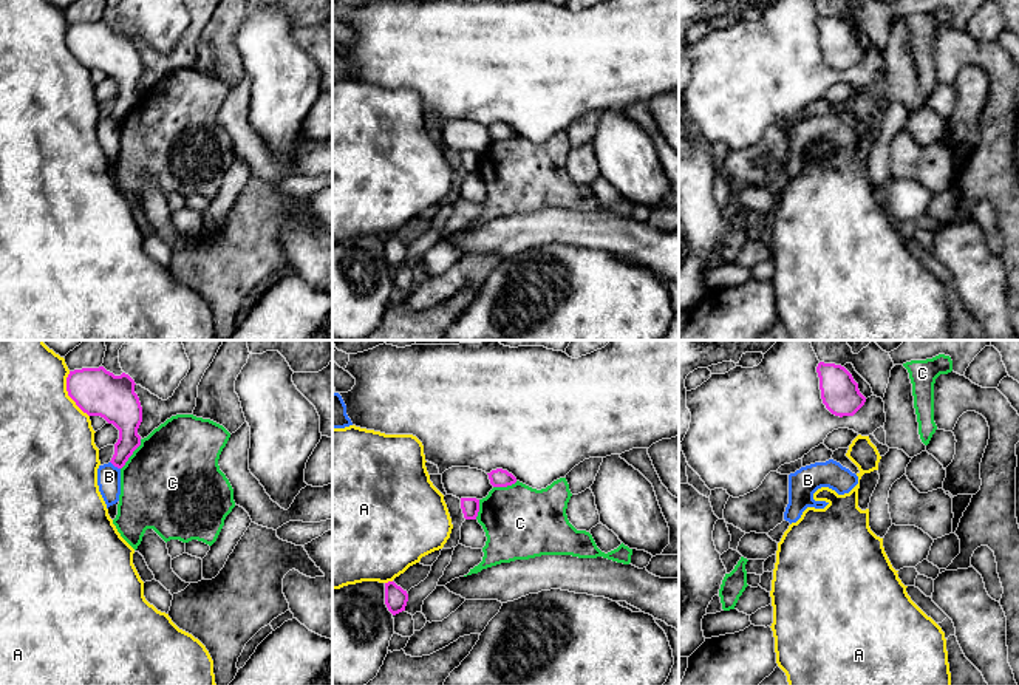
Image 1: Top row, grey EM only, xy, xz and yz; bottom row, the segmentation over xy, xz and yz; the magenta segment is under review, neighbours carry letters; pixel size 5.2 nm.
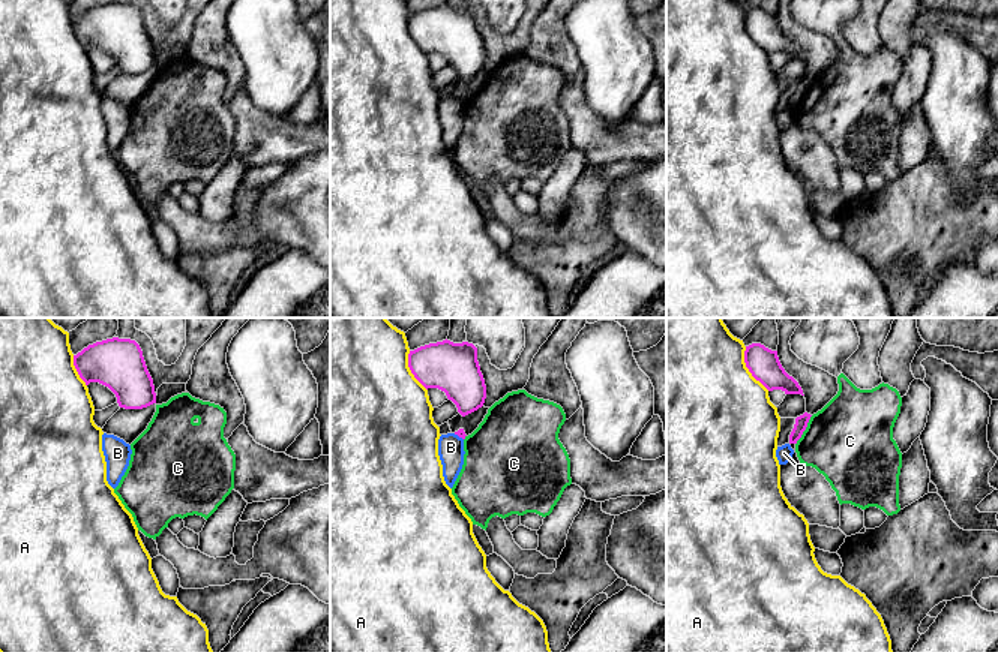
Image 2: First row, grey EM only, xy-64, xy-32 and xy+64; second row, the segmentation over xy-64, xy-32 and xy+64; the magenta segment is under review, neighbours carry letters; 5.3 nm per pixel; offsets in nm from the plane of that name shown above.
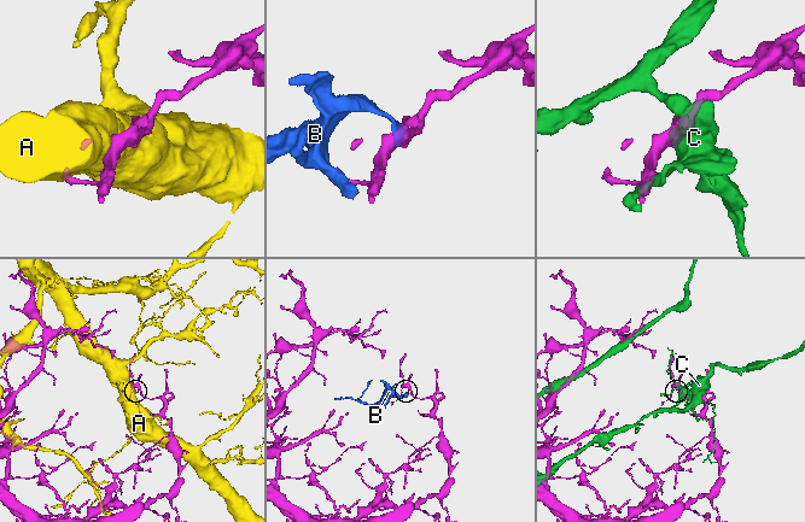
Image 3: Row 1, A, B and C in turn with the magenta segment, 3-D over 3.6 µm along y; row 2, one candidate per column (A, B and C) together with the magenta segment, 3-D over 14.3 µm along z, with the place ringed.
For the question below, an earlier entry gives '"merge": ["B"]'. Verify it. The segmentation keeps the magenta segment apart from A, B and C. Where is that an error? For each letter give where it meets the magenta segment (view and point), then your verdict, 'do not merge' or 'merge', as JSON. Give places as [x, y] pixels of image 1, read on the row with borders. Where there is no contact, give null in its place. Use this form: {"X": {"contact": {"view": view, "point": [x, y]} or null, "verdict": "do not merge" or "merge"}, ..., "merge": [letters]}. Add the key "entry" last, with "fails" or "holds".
{"A": {"contact": {"view": "xy", "point": [68, 395]}, "verdict": "do not merge"}, "B": {"contact": {"view": "xy", "point": [115, 466]}, "verdict": "do not merge"}, "C": {"contact": {"view": "xy", "point": [132, 453]}, "verdict": "do not merge"}, "merge": [], "entry": "fails"}

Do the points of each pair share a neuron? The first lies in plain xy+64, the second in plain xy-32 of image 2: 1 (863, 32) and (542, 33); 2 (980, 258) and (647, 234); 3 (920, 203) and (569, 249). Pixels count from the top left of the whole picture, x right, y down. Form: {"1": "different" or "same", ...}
{"1": "different", "2": "same", "3": "same"}

